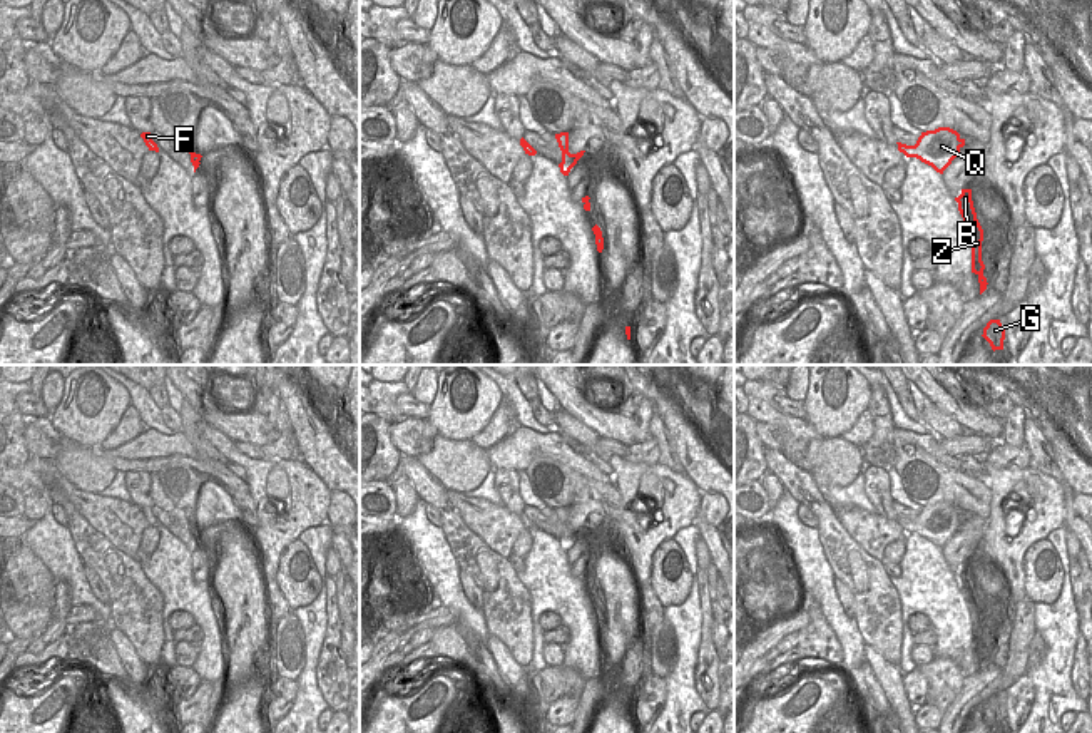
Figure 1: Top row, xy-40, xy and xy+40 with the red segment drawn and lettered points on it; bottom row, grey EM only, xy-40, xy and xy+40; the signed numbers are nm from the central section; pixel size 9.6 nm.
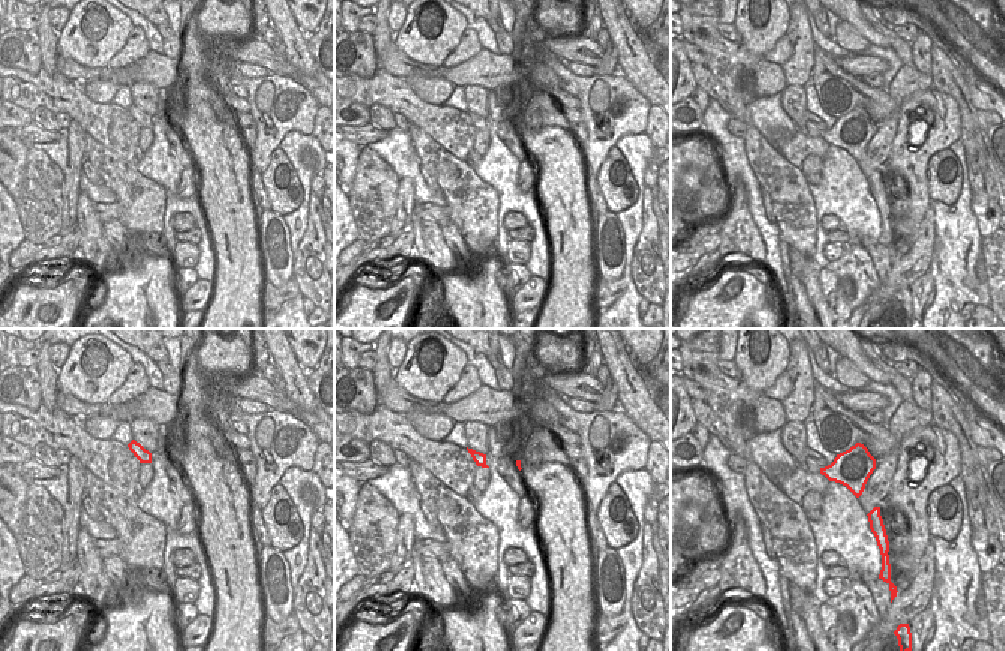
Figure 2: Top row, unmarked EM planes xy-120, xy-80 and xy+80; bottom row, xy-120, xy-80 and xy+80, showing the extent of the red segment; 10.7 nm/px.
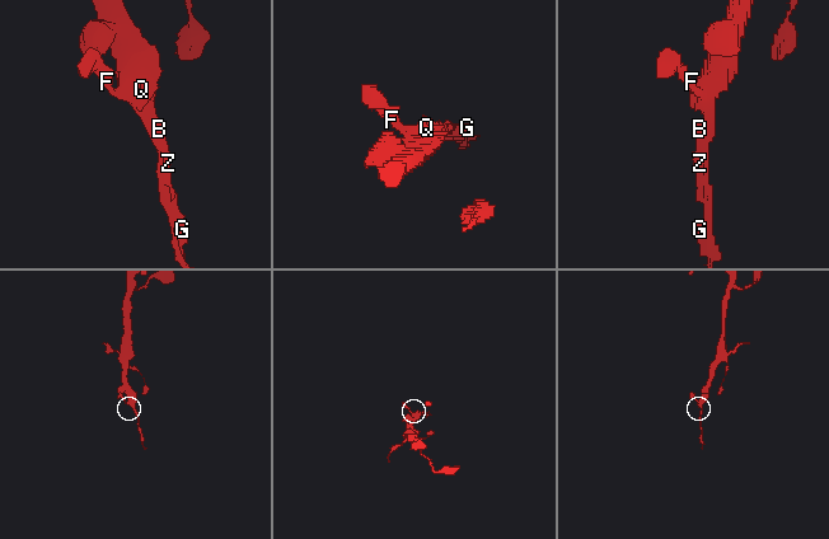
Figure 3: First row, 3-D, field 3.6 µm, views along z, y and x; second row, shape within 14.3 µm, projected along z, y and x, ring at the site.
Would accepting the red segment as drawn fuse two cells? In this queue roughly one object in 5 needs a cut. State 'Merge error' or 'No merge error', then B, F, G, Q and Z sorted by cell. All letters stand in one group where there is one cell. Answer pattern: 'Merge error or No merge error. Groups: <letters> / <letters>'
No merge error. Groups: B F G Q Z

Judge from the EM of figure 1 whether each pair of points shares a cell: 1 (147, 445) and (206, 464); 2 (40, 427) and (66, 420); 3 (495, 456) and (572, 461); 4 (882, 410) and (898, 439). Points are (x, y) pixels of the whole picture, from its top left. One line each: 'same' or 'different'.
1: same
2: different
3: same
4: different

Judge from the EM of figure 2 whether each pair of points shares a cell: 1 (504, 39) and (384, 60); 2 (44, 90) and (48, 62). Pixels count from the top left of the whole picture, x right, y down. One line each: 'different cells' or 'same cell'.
1: different cells
2: different cells

